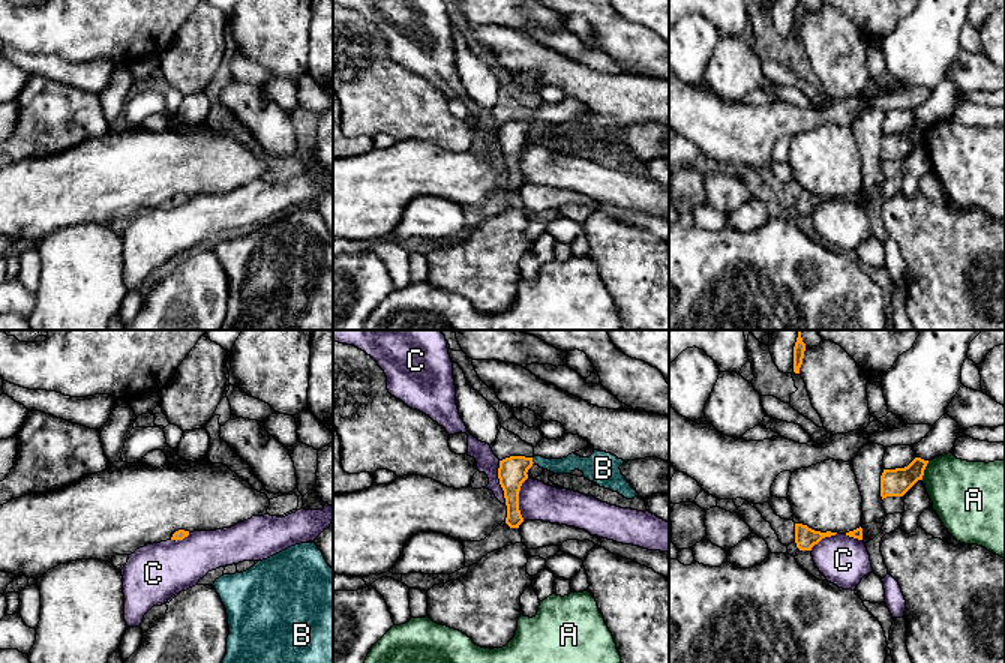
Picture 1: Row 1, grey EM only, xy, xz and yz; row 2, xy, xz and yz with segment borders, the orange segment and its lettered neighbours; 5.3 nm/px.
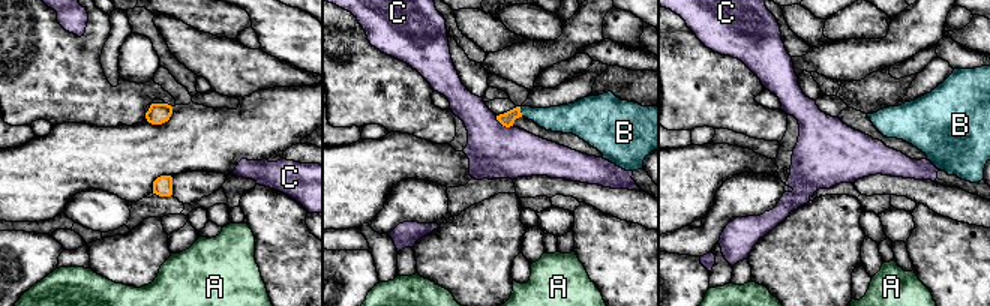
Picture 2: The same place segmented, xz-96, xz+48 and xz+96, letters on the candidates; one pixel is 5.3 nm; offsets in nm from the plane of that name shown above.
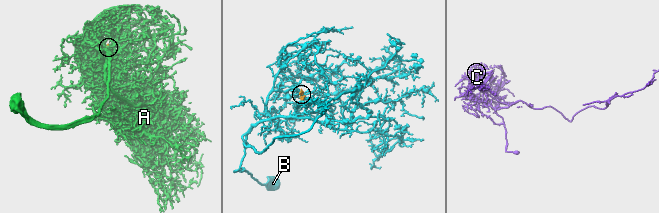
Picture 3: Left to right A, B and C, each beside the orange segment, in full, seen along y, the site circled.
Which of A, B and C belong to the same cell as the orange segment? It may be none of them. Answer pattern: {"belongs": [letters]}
{"belongs": ["B"]}

